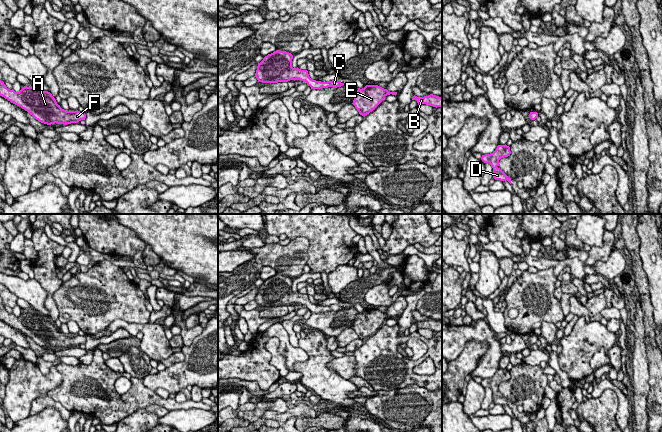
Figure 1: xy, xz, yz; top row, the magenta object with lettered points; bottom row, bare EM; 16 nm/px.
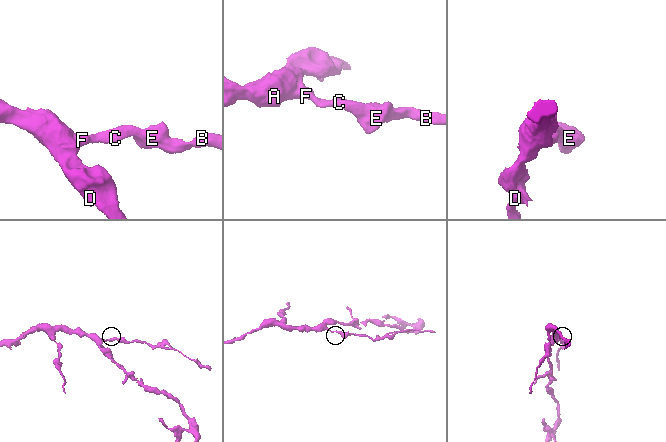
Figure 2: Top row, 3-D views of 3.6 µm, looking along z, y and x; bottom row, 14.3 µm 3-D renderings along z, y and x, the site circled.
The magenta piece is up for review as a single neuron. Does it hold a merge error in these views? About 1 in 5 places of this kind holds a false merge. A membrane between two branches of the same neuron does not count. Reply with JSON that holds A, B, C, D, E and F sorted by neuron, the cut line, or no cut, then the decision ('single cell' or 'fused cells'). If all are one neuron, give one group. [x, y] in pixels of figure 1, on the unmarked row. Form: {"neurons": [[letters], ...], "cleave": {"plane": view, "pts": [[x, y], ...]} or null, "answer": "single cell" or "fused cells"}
{"neurons": [["A", "B", "C", "D", "E", "F"]], "cleave": null, "answer": "single cell"}

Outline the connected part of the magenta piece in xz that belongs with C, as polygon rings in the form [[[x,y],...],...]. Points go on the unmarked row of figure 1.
[[[276,274],[268,278],[258,287],[255,300],[258,306],[278,307],[290,304],[301,304],[306,306],[311,313],[322,313],[328,311],[341,311],[344,307],[337,304],[321,306],[309,301],[307,294],[292,291],[293,279],[286,275]]]

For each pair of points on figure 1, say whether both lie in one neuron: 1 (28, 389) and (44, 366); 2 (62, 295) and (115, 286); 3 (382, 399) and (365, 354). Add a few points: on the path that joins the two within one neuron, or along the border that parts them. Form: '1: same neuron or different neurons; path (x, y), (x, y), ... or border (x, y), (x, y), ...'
1: different neurons; border (35, 363), (44, 374), (54, 366)
2: same neuron; path (75, 294), (102, 294)
3: different neurons; border (402, 387), (377, 391)

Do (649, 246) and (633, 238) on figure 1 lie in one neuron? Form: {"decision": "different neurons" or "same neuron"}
{"decision": "different neurons"}

